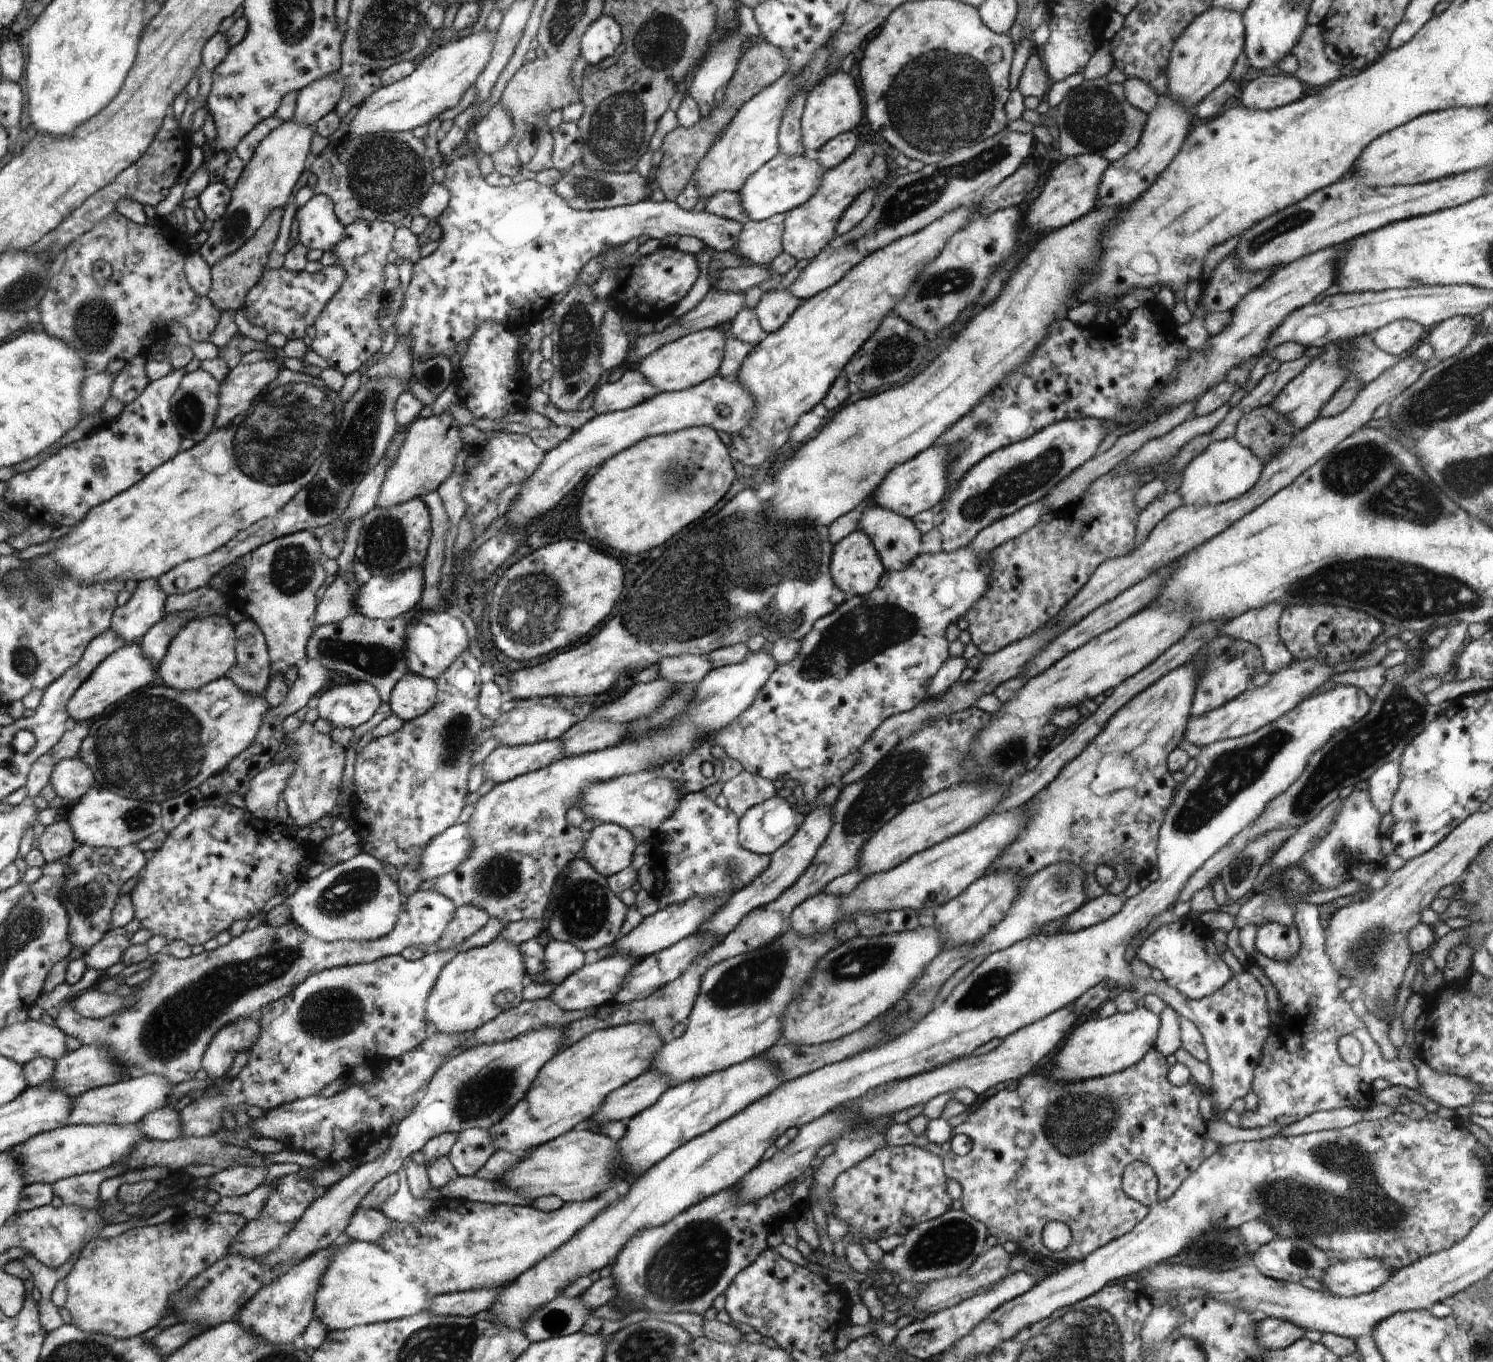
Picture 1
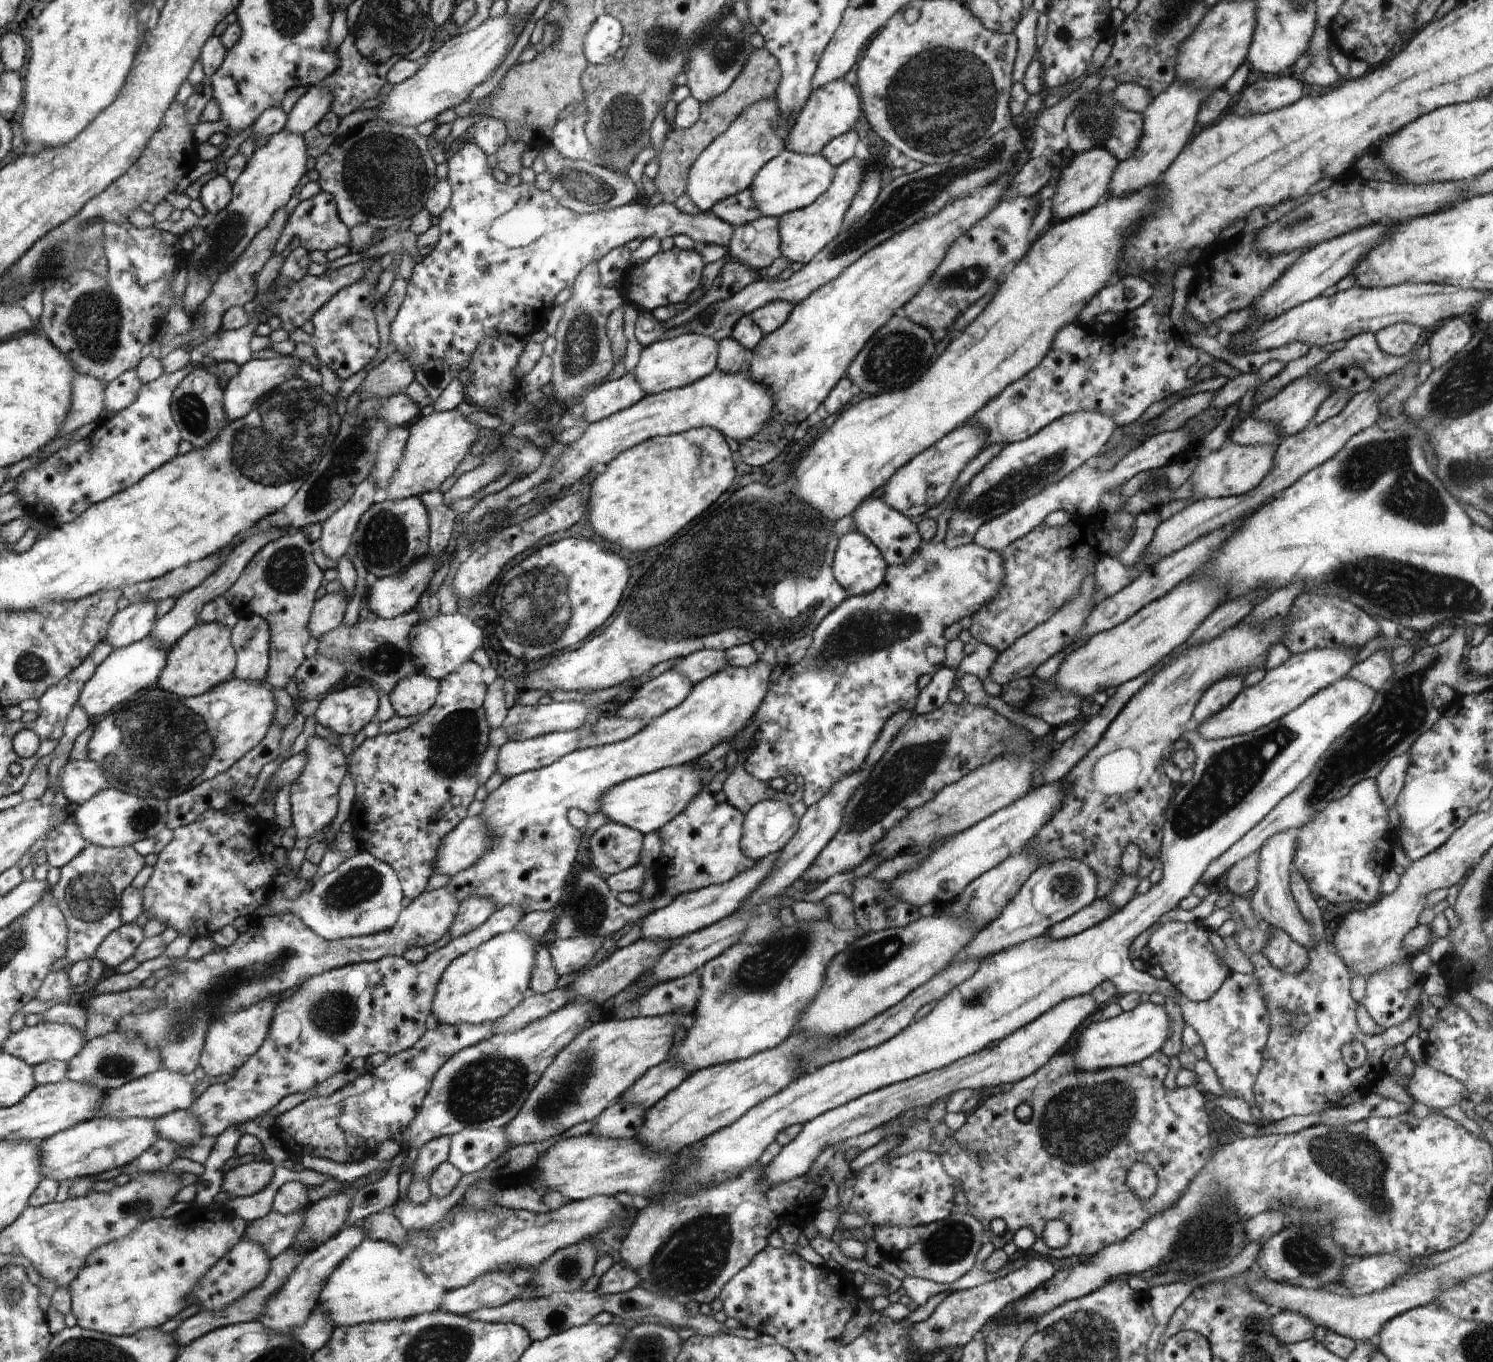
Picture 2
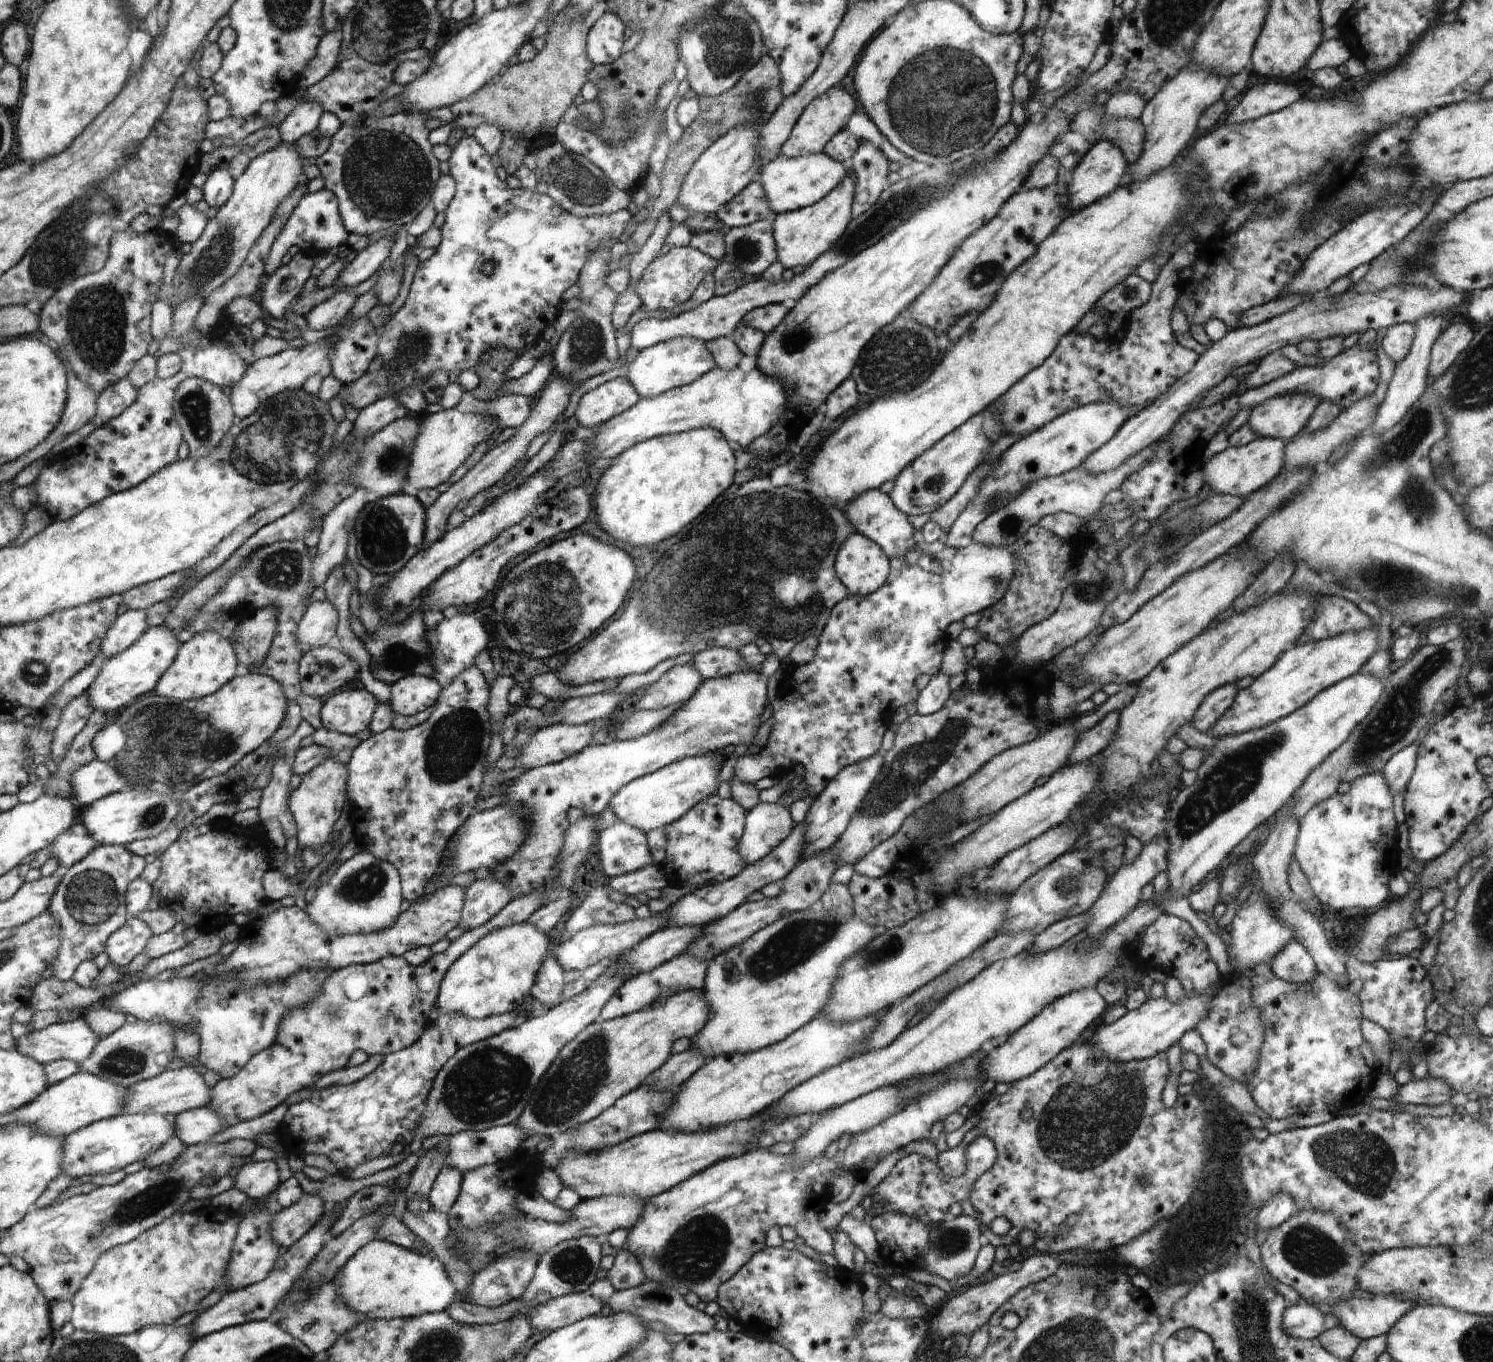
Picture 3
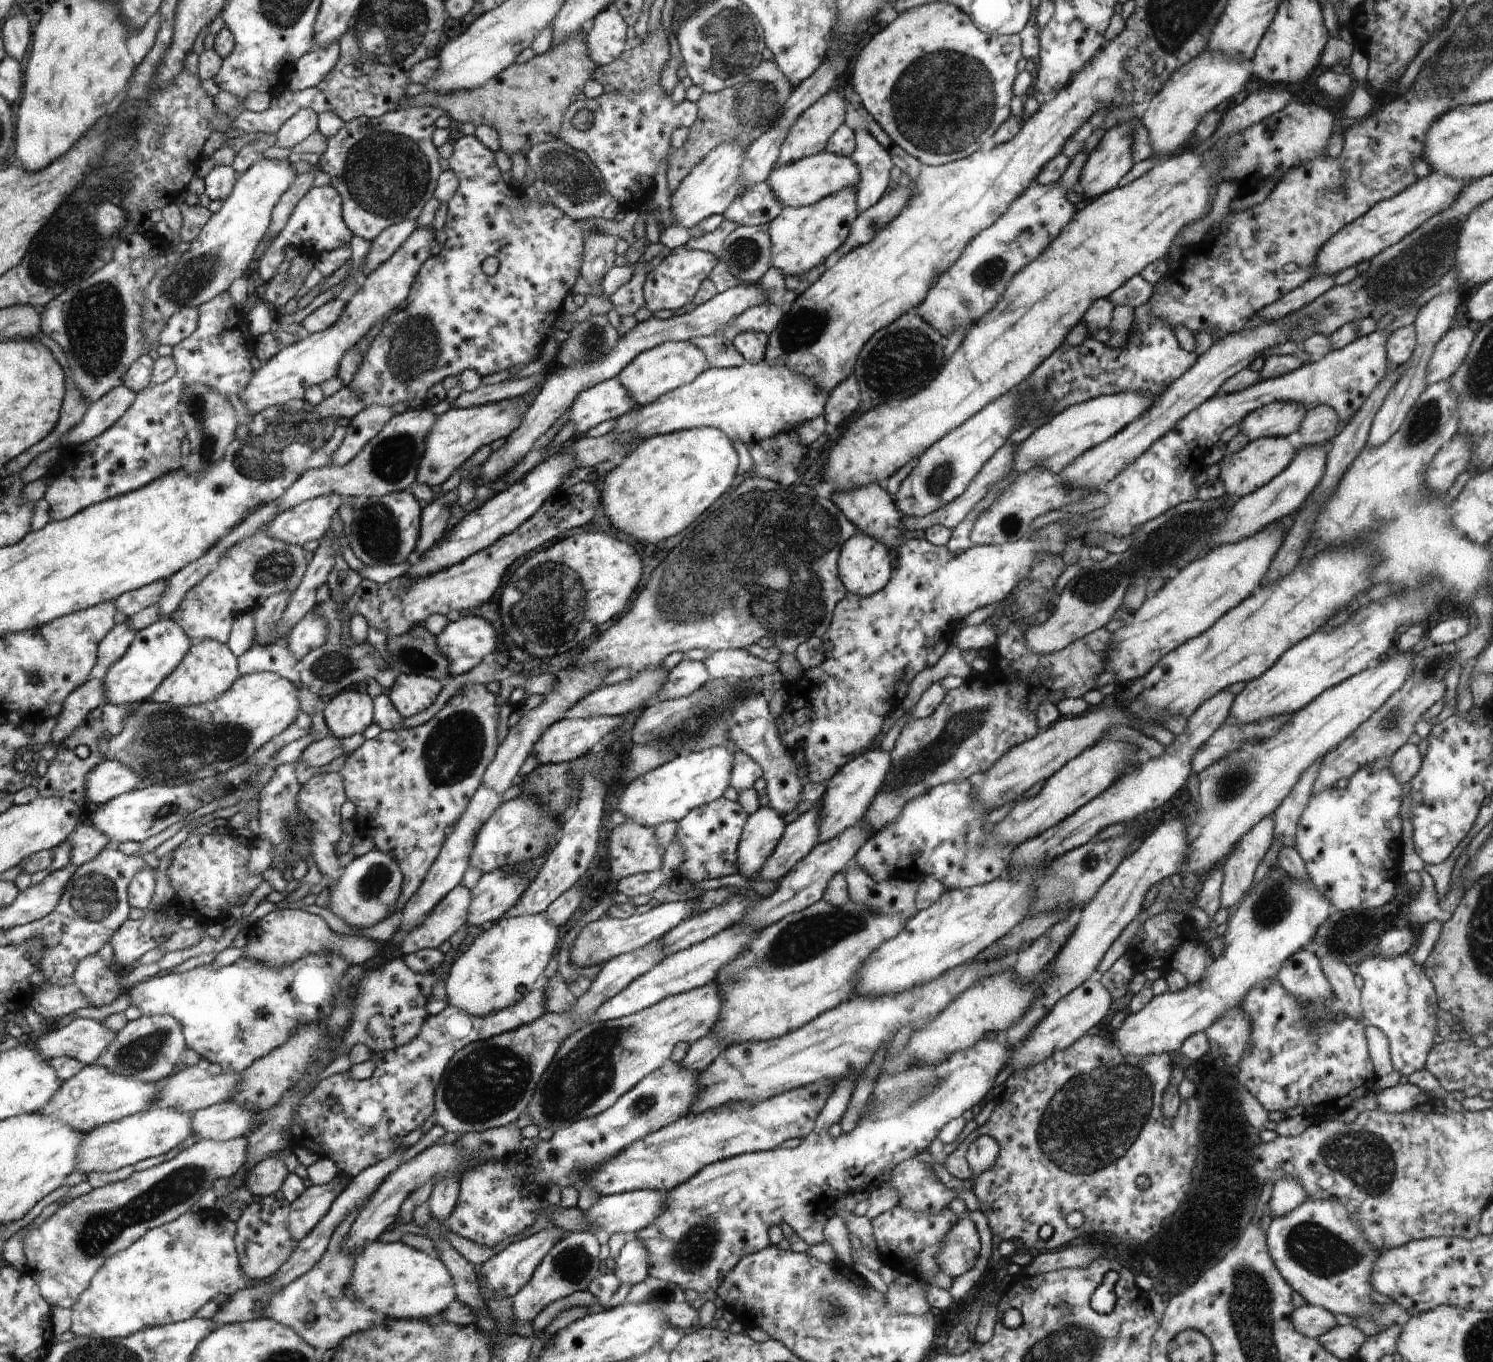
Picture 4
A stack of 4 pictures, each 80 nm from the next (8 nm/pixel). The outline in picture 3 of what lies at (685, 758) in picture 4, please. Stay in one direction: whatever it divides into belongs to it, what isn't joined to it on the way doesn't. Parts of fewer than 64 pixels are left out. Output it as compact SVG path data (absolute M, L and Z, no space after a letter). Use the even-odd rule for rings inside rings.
M706 752L700 756L682 758L676 762L642 776L633 783L626 784L616 796L610 800L609 810L614 812L619 820L644 830L647 834L656 828L666 827L668 824L680 820L702 800L708 800L717 794L720 786L722 765L725 760L718 760L717 752Z

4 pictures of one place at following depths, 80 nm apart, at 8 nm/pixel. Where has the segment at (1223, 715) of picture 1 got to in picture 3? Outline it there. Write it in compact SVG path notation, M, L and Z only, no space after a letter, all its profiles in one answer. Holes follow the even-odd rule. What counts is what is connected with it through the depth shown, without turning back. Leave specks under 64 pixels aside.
M1374 620L1371 623L1374 624L1374 628L1370 628L1370 632L1344 632L1325 640L1310 640L1308 643L1288 646L1284 652L1281 652L1276 663L1267 672L1256 678L1248 688L1244 688L1237 693L1233 706L1210 728L1209 734L1216 737L1226 737L1263 728L1305 706L1310 700L1314 699L1314 696L1317 696L1326 688L1330 688L1330 686L1359 673L1359 669L1370 660L1370 656L1374 652L1378 652L1377 626L1379 624Z

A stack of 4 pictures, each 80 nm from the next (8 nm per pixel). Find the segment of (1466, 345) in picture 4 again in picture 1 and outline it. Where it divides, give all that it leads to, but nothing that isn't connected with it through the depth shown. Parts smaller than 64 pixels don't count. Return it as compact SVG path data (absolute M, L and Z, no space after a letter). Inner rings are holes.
M1456 315L1440 324L1426 336L1426 342L1434 349L1434 357L1446 360L1456 356L1474 337L1473 317L1468 315Z

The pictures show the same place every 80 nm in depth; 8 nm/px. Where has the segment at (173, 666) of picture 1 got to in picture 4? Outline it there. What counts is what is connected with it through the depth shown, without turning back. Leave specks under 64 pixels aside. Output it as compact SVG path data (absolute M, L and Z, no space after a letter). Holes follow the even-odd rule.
M216 640L193 642L193 648L185 656L185 660L153 693L152 702L172 704L176 708L182 708L220 699L237 682L238 676L241 674L238 672L239 667L236 666L236 654L227 648L227 644L220 644Z

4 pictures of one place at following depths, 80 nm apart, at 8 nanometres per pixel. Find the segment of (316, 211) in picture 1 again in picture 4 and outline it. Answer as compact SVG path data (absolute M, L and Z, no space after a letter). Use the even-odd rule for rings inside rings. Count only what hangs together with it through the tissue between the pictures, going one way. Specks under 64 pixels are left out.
M329 186L313 187L304 196L294 212L290 216L286 227L276 236L271 246L265 249L259 258L260 267L255 272L260 284L267 284L274 276L277 276L278 267L283 261L284 250L292 247L298 250L299 255L306 255L312 260L318 260L328 252L337 251L338 248L346 247L353 240L353 232L345 224L343 212L343 197L336 188Z

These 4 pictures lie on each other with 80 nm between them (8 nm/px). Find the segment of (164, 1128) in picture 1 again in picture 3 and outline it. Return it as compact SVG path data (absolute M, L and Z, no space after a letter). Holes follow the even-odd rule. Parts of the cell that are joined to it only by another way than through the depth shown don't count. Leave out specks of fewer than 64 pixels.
M207 1107L188 1110L174 1117L174 1134L186 1147L203 1144L226 1128L224 1120Z

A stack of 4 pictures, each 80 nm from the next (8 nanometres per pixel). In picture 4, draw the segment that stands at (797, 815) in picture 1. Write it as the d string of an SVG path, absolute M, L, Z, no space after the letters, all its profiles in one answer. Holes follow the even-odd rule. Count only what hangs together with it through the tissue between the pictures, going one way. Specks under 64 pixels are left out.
M770 806L759 807L750 814L737 852L738 874L752 882L761 880L765 864L780 846L787 830L784 817Z

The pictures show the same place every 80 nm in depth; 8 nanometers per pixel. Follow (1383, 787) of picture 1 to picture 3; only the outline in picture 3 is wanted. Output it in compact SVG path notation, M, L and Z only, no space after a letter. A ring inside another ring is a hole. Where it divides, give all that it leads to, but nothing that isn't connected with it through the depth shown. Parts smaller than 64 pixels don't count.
M1412 744L1396 752L1384 764L1384 769L1382 770L1384 778L1388 782L1388 788L1390 788L1392 796L1394 796L1394 815L1396 822L1402 828L1404 825L1404 800L1402 800L1402 792L1406 789L1412 774L1414 774L1418 760L1417 756L1418 747Z

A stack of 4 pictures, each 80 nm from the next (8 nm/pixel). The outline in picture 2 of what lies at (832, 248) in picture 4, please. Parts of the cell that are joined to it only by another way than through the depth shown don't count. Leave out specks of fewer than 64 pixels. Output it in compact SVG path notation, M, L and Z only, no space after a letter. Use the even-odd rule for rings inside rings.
M850 158L842 166L836 167L830 188L822 196L818 196L818 200L814 200L814 203L810 204L809 207L778 218L781 256L789 260L789 264L802 262L805 265L812 262L817 254L838 236L843 228L846 212L848 212L848 208L850 208L852 200L860 188L860 182L864 176L864 166L866 164L860 158Z

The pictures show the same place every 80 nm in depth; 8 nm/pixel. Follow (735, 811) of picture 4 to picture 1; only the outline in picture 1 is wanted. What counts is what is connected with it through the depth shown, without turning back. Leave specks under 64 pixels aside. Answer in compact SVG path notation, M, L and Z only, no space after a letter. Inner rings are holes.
M703 791L684 795L672 816L655 828L654 846L656 846L656 862L650 866L657 873L652 890L659 903L659 910L684 904L691 897L712 899L724 897L748 887L754 879L761 876L772 862L771 855L759 855L750 852L740 843L740 819L728 807L718 807Z

